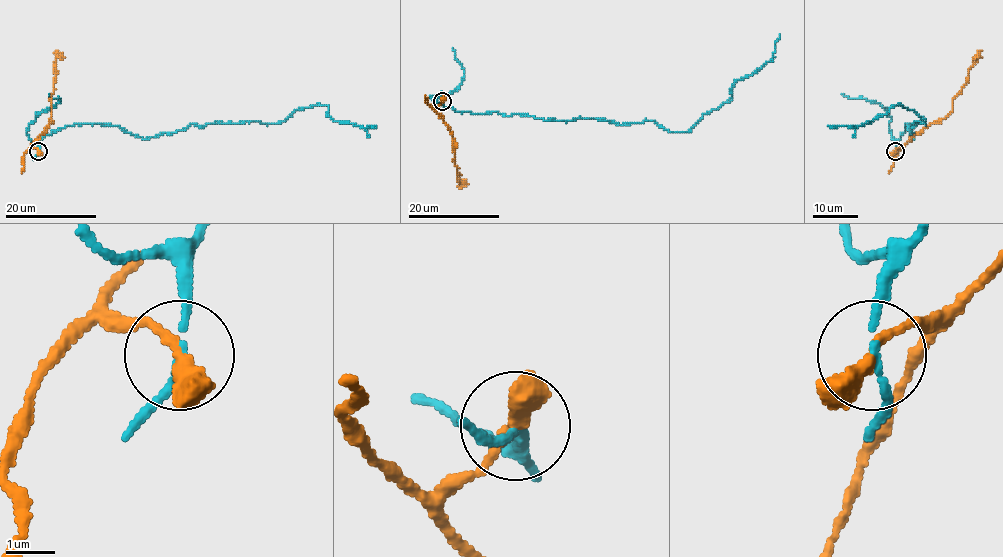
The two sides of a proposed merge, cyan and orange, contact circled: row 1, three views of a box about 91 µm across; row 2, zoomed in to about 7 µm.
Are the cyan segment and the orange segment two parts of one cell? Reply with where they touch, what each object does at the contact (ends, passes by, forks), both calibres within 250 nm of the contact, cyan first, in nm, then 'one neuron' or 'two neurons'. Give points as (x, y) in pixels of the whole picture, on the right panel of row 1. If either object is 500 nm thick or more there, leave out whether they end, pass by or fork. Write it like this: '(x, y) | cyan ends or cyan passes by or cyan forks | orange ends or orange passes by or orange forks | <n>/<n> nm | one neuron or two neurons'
(895, 151) | cyan passes by | orange passes by | 120/300 nm | two neurons

